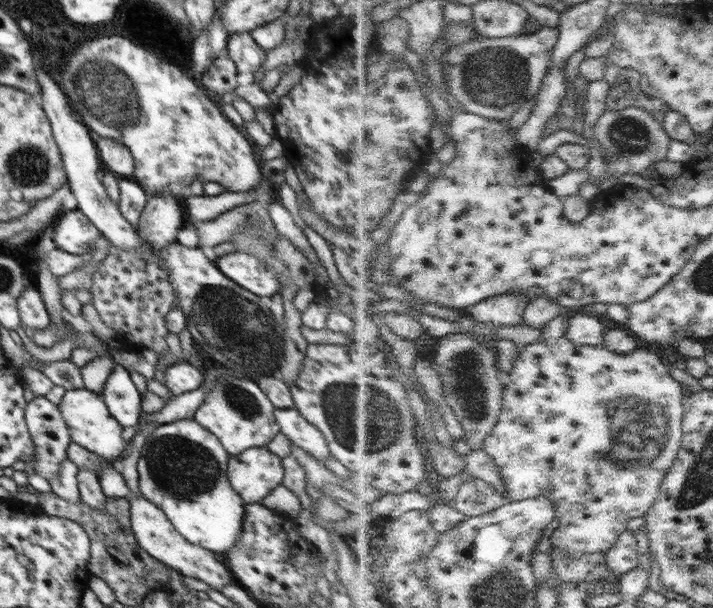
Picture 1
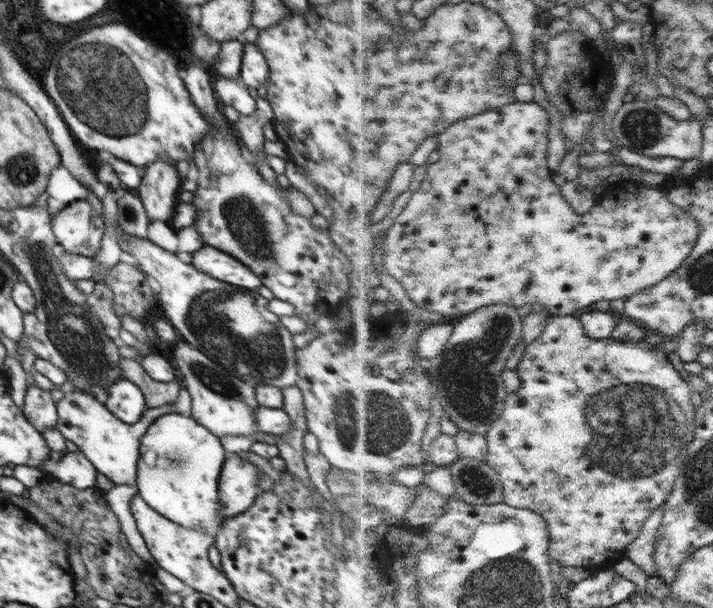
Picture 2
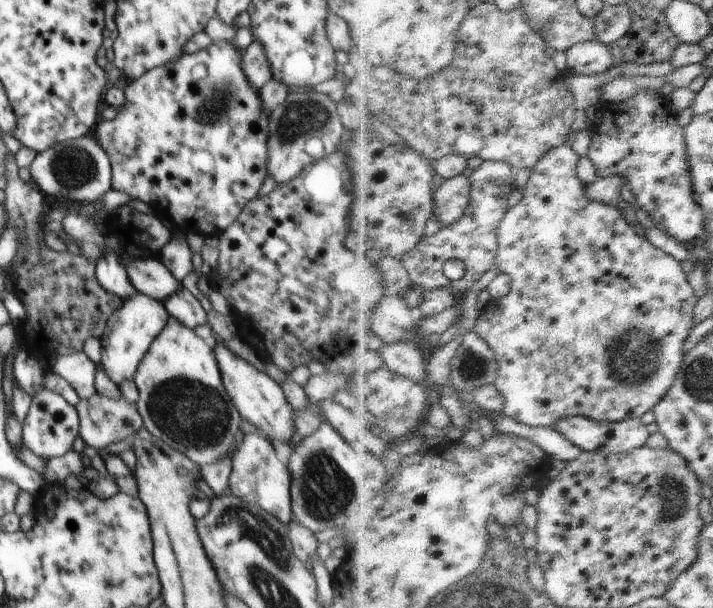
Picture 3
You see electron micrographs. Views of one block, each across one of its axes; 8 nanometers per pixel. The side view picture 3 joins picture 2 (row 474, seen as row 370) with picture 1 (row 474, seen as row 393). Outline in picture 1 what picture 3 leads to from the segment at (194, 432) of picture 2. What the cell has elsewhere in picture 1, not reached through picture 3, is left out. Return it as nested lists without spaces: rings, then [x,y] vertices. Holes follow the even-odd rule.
[[[190,418],[156,426],[152,434],[146,438],[137,462],[142,496],[158,506],[188,542],[212,551],[224,562],[225,552],[233,548],[240,537],[246,505],[242,496],[228,482],[228,461],[229,454],[218,437]]]

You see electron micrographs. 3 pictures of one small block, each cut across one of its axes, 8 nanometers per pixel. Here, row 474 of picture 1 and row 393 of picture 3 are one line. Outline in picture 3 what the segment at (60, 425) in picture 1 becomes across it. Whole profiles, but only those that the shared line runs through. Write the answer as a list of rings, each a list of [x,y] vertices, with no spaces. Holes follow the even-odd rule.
[[[44,389],[32,399],[28,414],[23,420],[22,442],[35,455],[46,461],[62,456],[72,449],[79,434],[79,414],[77,408],[68,404],[60,394]]]

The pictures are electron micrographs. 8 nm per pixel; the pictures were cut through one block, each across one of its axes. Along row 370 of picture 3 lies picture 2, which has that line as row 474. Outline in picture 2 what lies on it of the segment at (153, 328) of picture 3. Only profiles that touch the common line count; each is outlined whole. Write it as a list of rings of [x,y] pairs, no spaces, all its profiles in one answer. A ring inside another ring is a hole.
[[[78,389],[64,394],[56,406],[58,422],[55,428],[78,446],[97,472],[105,474],[115,485],[135,486],[141,438],[160,416],[160,407],[154,407],[154,412],[145,412],[138,422],[128,424],[112,414],[100,398]]]

